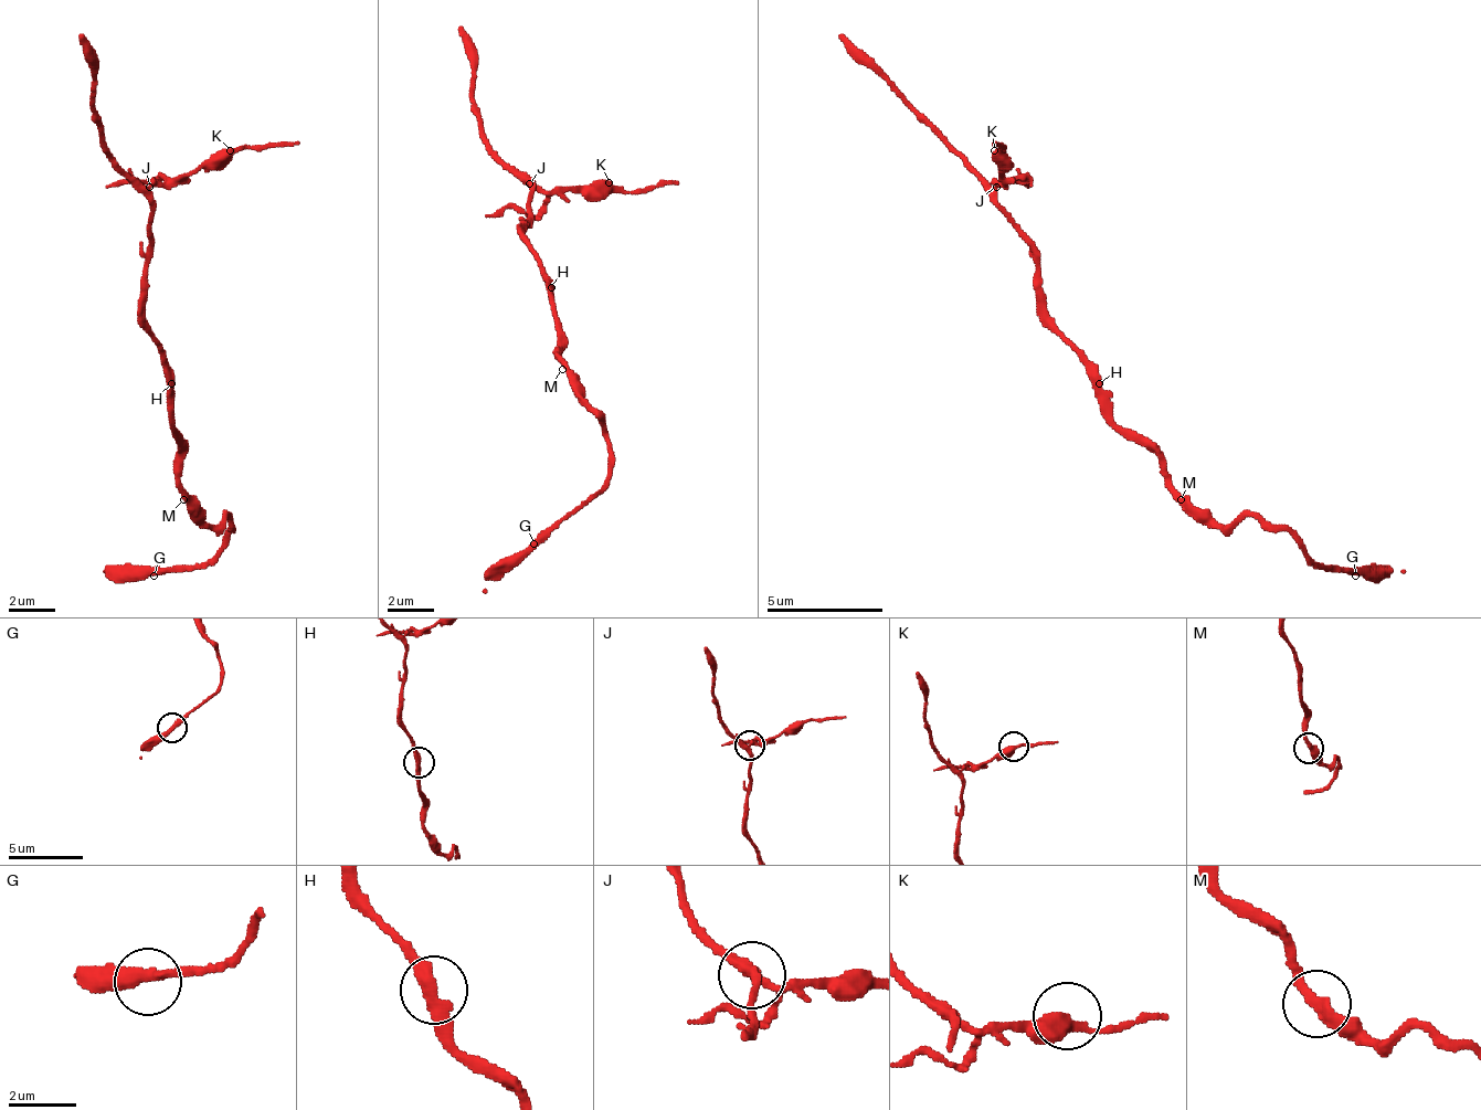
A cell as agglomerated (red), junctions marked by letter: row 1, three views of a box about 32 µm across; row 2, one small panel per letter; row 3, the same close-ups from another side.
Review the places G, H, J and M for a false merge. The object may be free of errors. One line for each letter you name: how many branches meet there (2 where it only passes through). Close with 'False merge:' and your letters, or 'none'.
J: Branches: 4
False merge: J

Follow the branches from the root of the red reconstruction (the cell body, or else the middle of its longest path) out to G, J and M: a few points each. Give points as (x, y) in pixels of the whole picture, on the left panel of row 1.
G: (166, 389), (177, 435), (177, 488), (212, 522), (224, 517), (230, 535), (212, 558), (171, 563), (154, 575)
J: (166, 389), (166, 348), (154, 337), (143, 313), (143, 296), (148, 289), (148, 184)
M: (166, 389), (166, 406), (171, 412), (171, 430), (177, 435), (177, 488), (183, 499)

